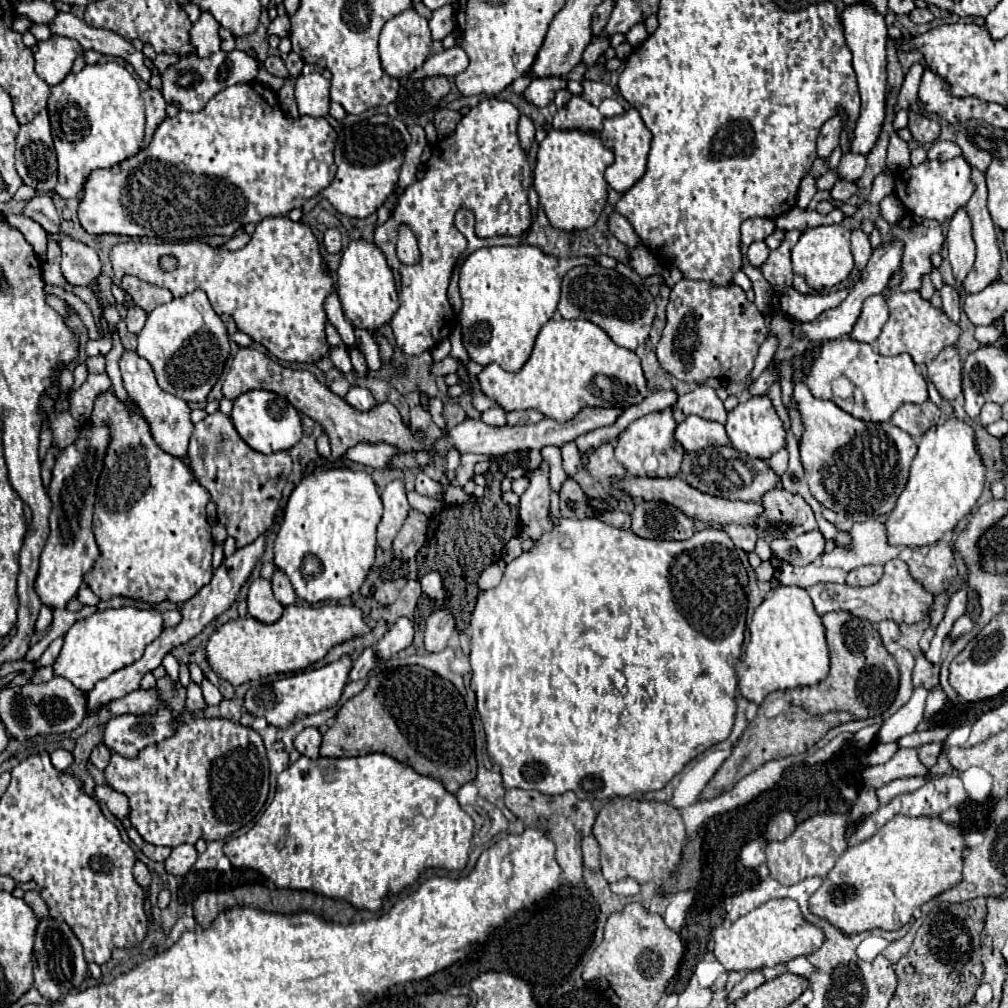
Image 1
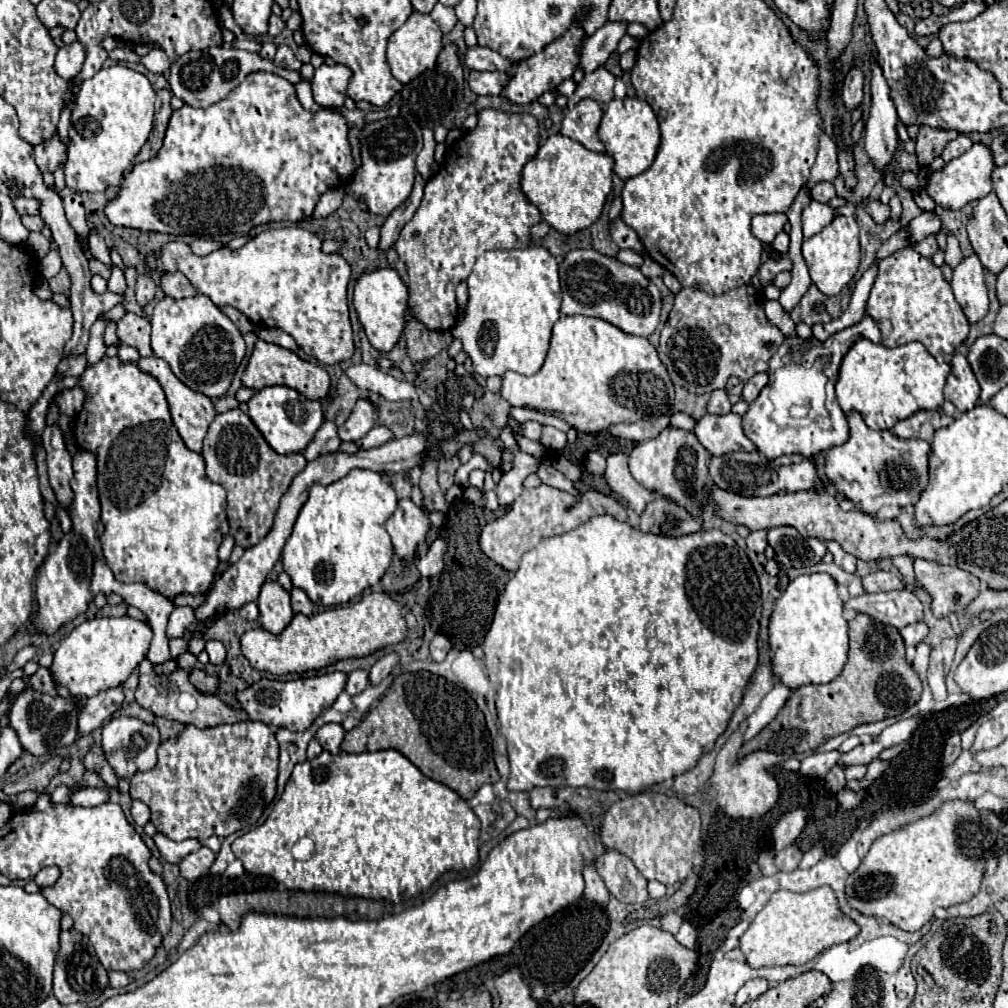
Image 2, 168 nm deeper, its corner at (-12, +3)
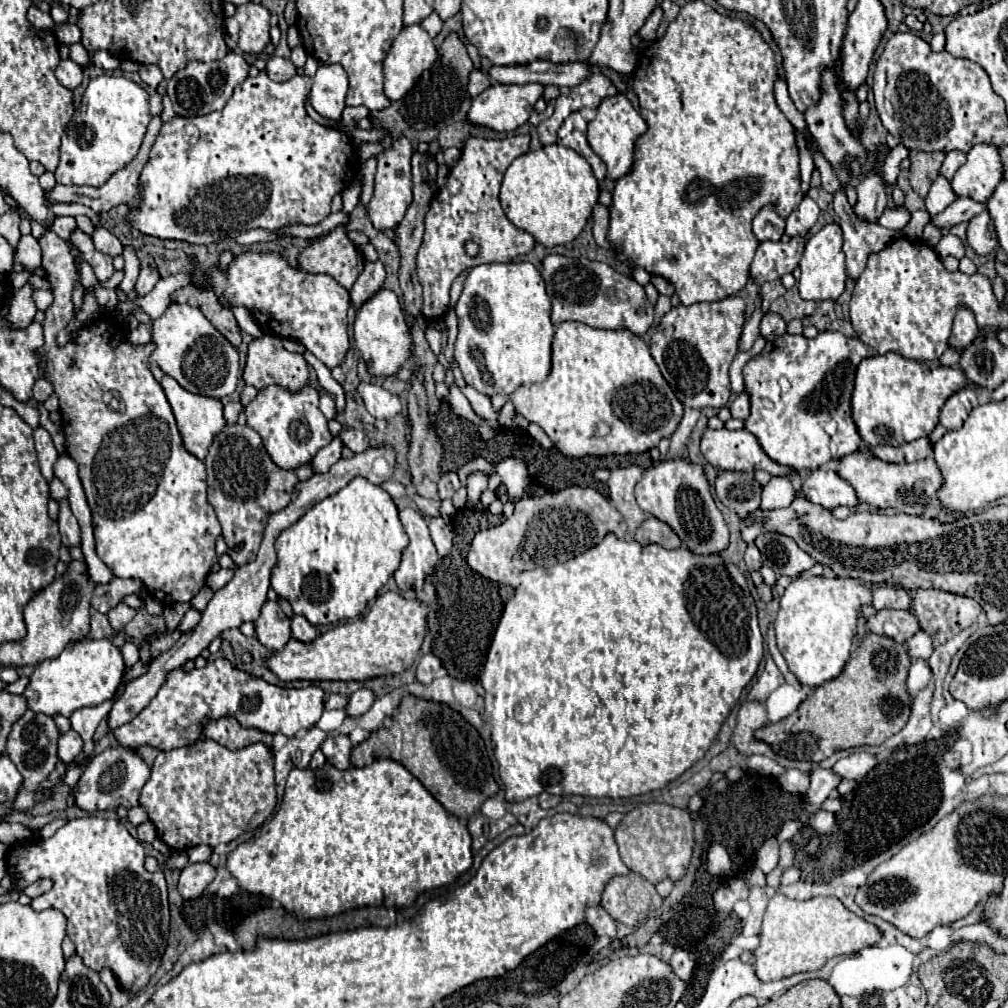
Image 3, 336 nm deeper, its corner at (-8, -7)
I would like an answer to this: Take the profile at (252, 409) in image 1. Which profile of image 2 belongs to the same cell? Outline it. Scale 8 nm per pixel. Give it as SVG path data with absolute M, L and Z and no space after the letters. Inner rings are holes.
M264 387L248 401L248 415L276 453L300 453L312 441L320 425L324 423L322 403L310 401L290 387Z

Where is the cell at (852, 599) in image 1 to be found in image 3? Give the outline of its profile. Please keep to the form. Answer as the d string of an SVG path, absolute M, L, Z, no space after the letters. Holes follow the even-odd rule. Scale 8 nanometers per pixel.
M896 609L878 611L874 617L866 621L866 625L872 633L892 637L896 643L906 643L912 635L920 631L920 625L910 611L896 611Z

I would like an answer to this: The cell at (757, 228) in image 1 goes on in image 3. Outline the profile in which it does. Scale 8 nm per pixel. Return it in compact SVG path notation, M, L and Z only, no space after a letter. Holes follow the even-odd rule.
M766 205L758 211L758 215L752 221L752 233L758 241L780 241L784 235L786 221L776 213L774 205Z

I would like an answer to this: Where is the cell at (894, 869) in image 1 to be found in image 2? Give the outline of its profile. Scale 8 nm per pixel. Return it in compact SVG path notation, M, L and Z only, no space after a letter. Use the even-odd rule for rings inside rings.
M946 801L942 807L918 821L906 823L900 829L876 839L862 859L860 867L846 879L846 899L852 909L858 909L866 917L886 919L894 927L904 931L918 931L934 917L936 907L950 907L956 903L970 901L978 889L986 871L986 859L998 855L1004 847L1004 835L1000 833L1002 819L990 811L978 811L970 801Z

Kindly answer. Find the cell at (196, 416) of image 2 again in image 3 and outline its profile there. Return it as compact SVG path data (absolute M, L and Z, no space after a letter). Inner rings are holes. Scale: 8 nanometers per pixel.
M164 375L162 379L162 387L166 391L166 397L170 401L170 407L176 415L176 423L178 423L178 429L180 429L180 435L182 435L182 441L184 441L184 447L198 459L204 459L208 455L208 449L214 441L214 437L220 433L220 429L224 429L226 421L224 421L224 407L222 407L222 401L220 399L214 399L214 397L204 397L204 395L196 395L196 393L190 393L186 389L182 389L178 385L176 379Z

